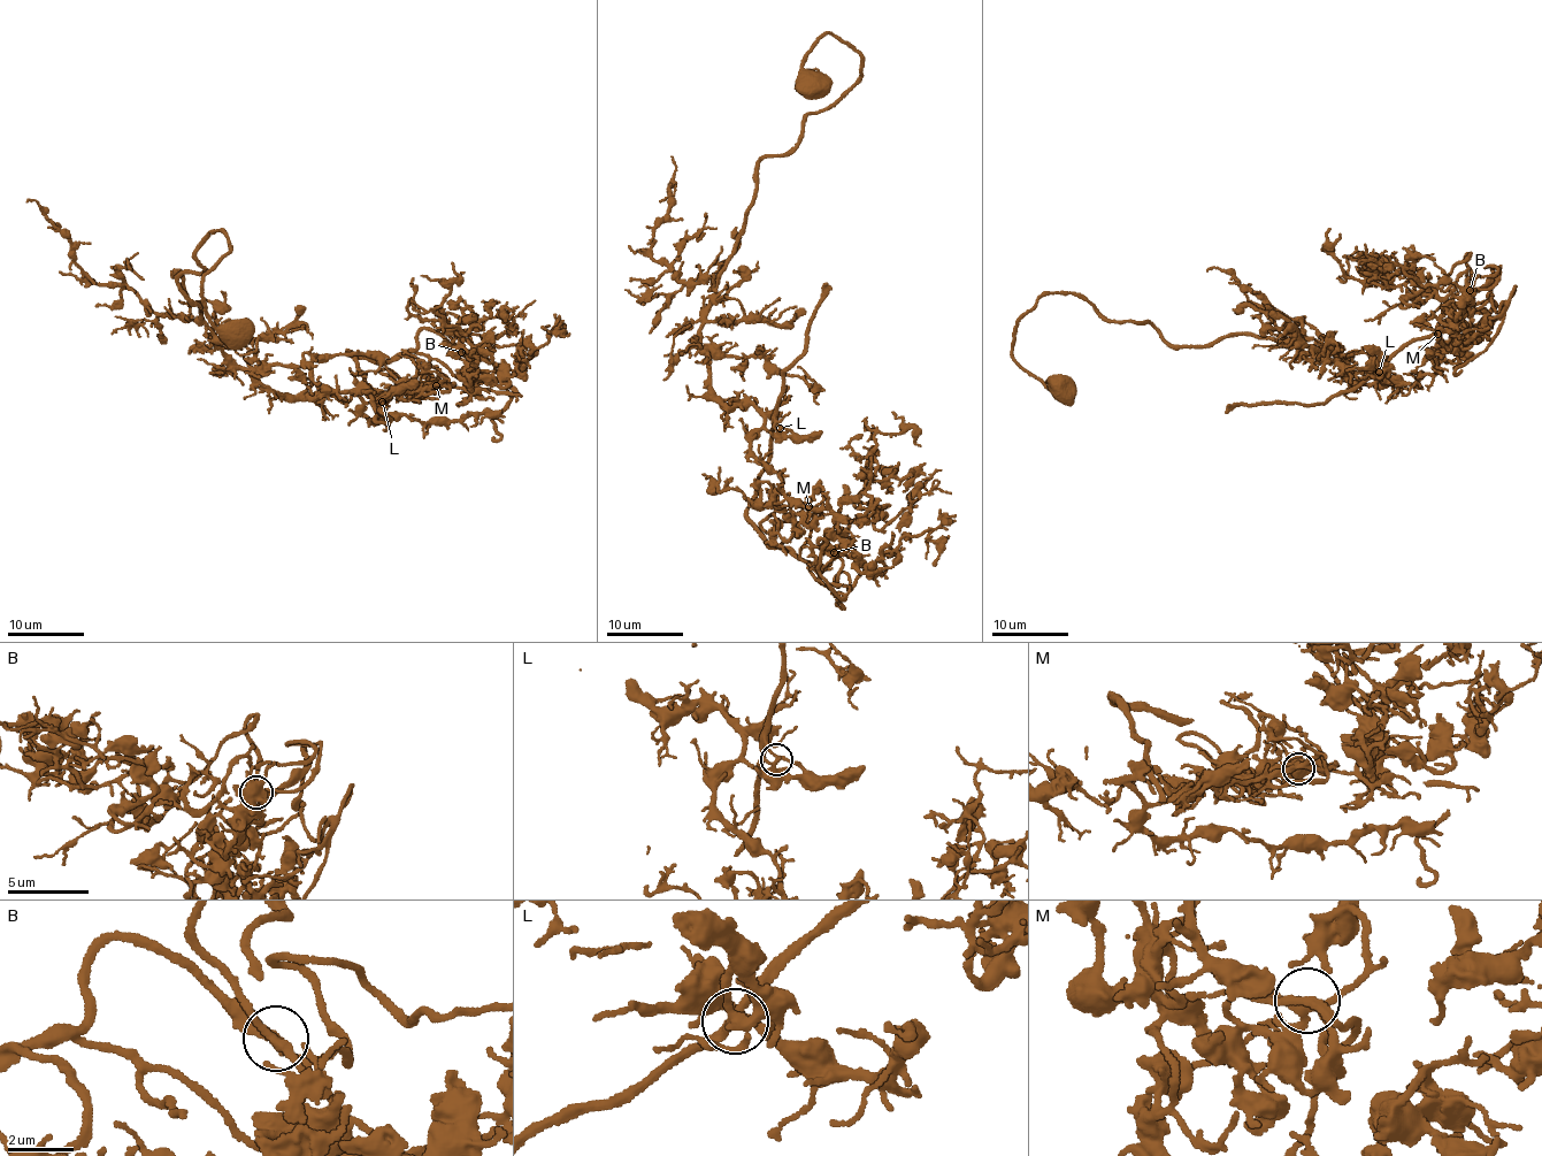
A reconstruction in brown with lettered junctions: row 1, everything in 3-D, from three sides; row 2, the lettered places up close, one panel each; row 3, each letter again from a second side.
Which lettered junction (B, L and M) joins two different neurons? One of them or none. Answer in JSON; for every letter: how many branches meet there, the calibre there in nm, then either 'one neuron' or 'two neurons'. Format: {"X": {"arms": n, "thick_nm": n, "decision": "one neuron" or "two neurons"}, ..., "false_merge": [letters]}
{"B": {"arms": 4, "thick_nm": 260, "decision": "one neuron"}, "L": {"arms": 4, "thick_nm": 240, "decision": "two neurons"}, "M": {"arms": 4, "thick_nm": 240, "decision": "one neuron"}, "false_merge": ["L"]}

